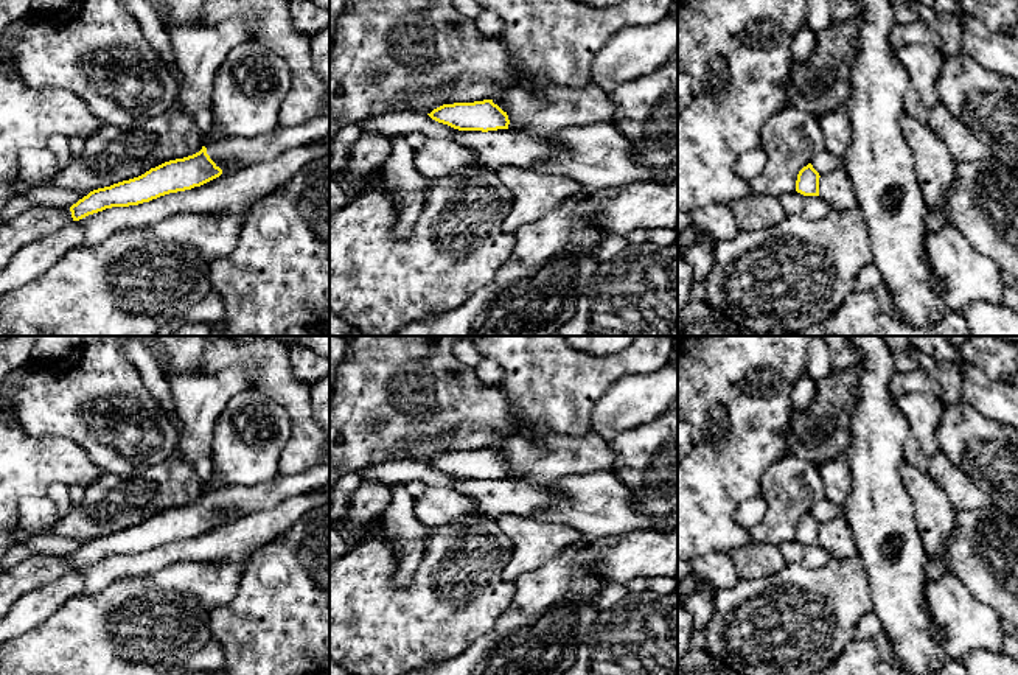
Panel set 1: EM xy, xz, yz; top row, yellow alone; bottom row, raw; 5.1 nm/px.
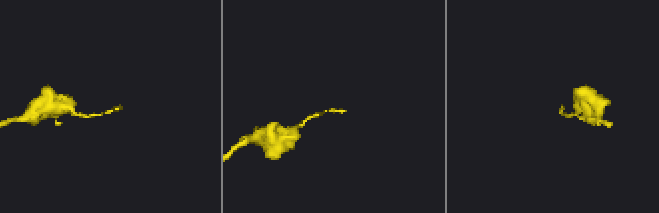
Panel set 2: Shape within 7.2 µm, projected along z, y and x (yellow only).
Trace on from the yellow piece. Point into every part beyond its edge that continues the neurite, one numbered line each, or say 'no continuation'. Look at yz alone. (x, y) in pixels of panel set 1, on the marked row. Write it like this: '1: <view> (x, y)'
no continuation

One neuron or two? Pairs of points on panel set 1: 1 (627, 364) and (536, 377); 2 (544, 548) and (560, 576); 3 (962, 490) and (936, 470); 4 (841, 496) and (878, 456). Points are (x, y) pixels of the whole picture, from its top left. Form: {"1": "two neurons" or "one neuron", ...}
{"1": "one neuron", "2": "two neurons", "3": "one neuron", "4": "two neurons"}

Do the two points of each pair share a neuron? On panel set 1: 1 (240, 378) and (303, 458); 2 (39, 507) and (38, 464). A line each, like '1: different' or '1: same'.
1: different
2: different

